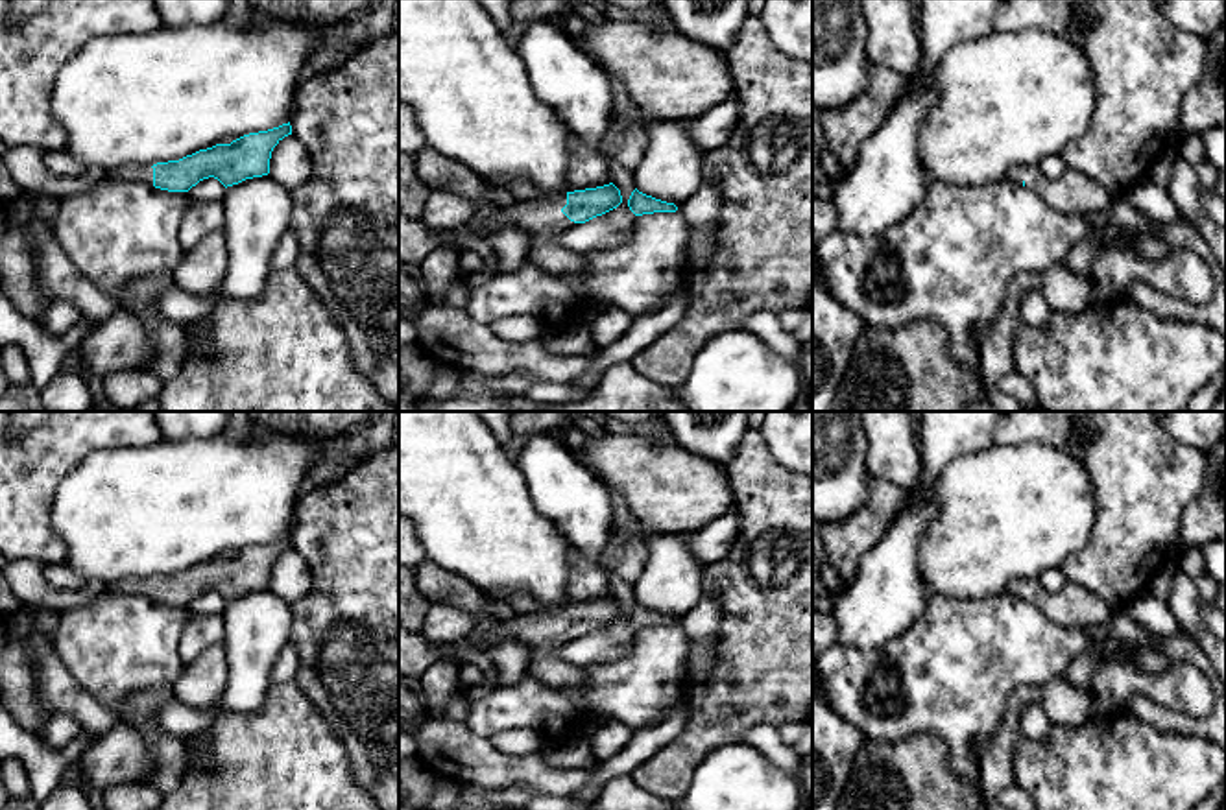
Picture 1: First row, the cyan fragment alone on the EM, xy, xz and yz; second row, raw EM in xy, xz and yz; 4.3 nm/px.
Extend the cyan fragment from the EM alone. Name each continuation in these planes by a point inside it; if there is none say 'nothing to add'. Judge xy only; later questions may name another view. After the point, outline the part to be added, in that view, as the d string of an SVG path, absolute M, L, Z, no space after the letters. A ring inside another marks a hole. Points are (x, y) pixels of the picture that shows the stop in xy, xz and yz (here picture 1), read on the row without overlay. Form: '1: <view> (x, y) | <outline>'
1: xy (144, 587) | M126 579L114 585L105 587L111 592L140 594L153 598L153 581L151 579Z

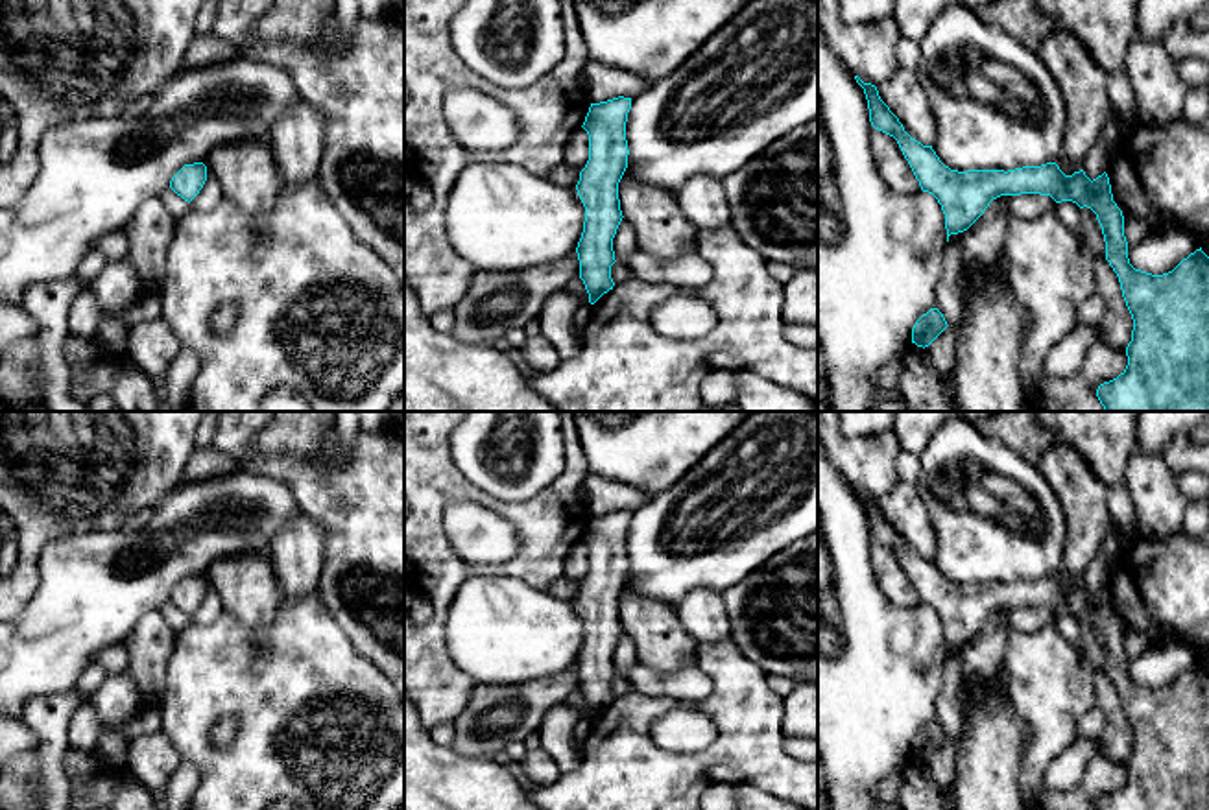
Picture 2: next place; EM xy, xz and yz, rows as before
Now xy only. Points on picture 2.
nothing to add

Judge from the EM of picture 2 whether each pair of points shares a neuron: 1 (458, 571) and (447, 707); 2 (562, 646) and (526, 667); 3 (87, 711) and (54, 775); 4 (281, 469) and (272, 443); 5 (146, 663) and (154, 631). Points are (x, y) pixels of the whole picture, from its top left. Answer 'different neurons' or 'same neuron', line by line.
1: same neuron
2: same neuron
3: different neurons
4: different neurons
5: same neuron

